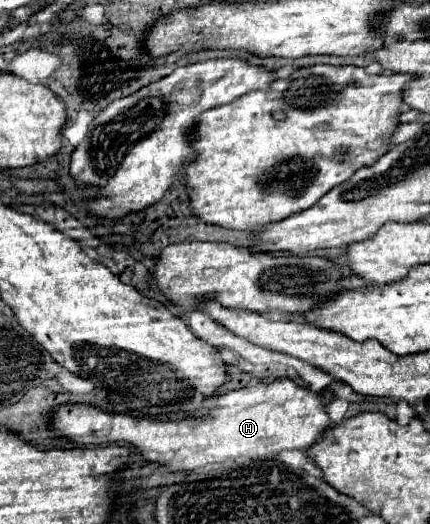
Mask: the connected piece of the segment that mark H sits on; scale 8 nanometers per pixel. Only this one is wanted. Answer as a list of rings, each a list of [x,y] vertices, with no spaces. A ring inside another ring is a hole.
[[[277,378],[269,384],[257,382],[241,390],[227,392],[217,398],[215,408],[203,416],[203,418],[185,418],[181,422],[155,422],[149,418],[133,418],[123,414],[107,414],[99,408],[93,408],[89,404],[77,404],[75,406],[63,406],[57,408],[57,416],[53,416],[53,428],[57,436],[65,436],[79,444],[109,444],[109,442],[129,442],[139,448],[139,452],[149,462],[161,462],[167,464],[171,470],[199,470],[209,464],[219,464],[229,458],[273,458],[275,454],[283,450],[293,448],[311,448],[317,438],[323,436],[325,430],[333,428],[335,422],[331,422],[327,414],[327,402],[331,398],[329,390],[311,390],[299,386],[291,378]]]

